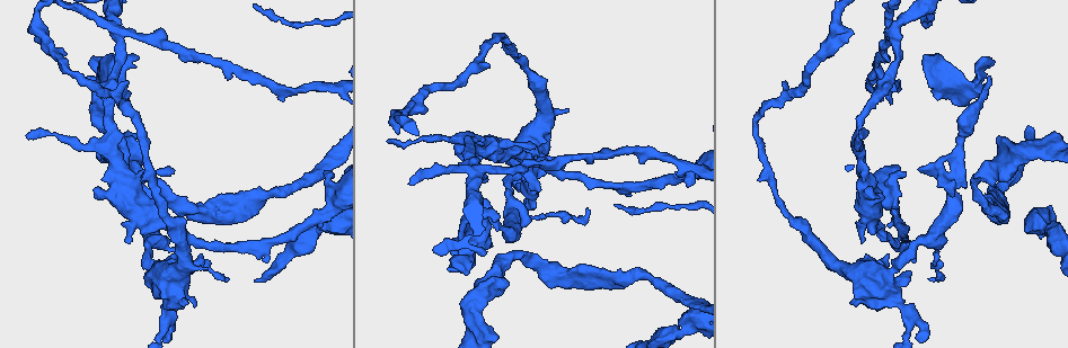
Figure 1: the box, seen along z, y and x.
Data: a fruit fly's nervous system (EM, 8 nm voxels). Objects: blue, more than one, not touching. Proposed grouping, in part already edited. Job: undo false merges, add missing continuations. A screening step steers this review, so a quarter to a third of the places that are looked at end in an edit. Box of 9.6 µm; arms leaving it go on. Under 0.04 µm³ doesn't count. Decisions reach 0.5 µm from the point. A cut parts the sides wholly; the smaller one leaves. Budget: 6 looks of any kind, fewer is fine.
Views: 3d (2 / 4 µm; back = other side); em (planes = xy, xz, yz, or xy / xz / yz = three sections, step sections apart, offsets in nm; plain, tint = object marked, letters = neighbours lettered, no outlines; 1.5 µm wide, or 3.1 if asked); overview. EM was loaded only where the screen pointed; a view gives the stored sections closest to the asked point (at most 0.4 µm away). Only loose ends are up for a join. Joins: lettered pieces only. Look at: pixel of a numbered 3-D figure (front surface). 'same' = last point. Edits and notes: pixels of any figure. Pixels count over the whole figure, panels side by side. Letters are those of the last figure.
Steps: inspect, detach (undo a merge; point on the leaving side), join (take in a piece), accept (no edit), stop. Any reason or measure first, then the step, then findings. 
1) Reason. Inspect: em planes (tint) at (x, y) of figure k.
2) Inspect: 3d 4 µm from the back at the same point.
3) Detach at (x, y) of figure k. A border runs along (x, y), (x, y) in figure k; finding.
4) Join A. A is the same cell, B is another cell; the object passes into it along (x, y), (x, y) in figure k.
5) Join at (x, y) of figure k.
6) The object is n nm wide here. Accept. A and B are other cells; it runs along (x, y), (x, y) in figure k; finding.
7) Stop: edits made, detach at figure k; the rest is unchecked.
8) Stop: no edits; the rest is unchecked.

Branch stops here. Inspect: em planes (letters) at (124, 240) of figure 1.

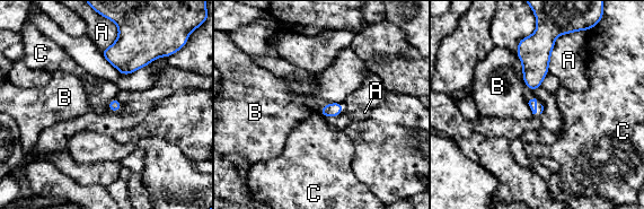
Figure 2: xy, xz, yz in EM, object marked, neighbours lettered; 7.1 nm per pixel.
Accept. A, B and C are other cells; a border runs along (515, 53), (521, 62), (525, 84) in figure 2; none of them fits.

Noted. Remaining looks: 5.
Branch stops here. Inspect: em yz step 8 (tint) at (448, 269) of figure 1.

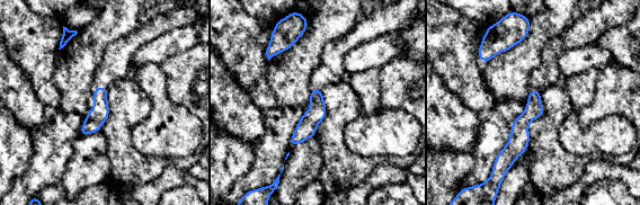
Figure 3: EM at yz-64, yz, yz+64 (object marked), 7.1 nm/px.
Cut it another way. Inspect: em xz step 8 (letters) at the same point.

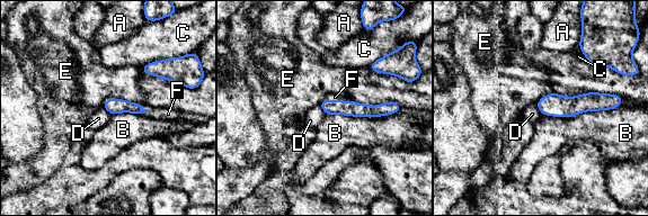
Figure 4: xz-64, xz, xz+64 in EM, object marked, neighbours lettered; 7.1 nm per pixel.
Join F. F is the same cell, A, B, C, D and E are other cells; the object passes into it along (330, 107), (339, 100), (331, 97) in figure 4; the neuron continues.

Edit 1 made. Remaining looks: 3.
Inspect: em xz step 4 (letters) at (1057, 137) of figure 1.

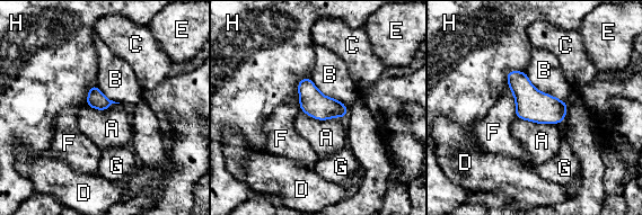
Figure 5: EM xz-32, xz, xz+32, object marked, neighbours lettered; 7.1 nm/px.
Accept. A, B, C, D, E, F, G and H are other cells; a border runs along (300, 109), (317, 119), (345, 117) in figure 5; none of them fits.

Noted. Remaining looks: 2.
Stop: edits made, join at figure 4; the rest is unchecked.

